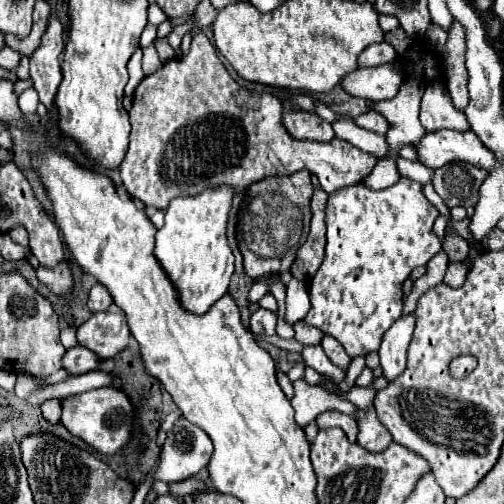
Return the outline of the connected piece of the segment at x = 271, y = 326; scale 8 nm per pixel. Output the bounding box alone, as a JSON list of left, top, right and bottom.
[250,308,276,336]

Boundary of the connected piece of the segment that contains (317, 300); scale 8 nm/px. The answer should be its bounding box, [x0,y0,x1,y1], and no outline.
[304,178,442,358]

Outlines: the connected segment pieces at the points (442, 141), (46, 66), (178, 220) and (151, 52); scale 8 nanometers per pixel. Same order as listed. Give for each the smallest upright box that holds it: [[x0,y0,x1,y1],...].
[[416,130,498,172],[30,18,64,108],[154,186,234,314],[142,44,162,74]]

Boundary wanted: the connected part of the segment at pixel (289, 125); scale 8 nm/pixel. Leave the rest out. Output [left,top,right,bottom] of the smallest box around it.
[284,110,332,142]

